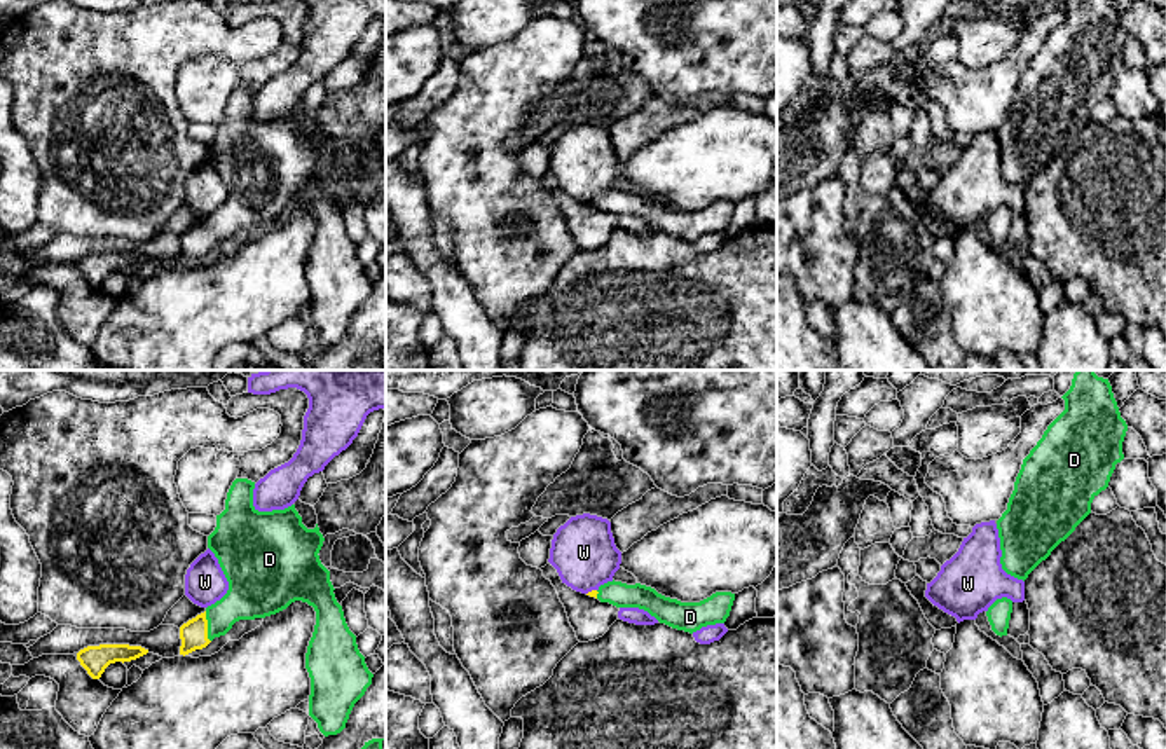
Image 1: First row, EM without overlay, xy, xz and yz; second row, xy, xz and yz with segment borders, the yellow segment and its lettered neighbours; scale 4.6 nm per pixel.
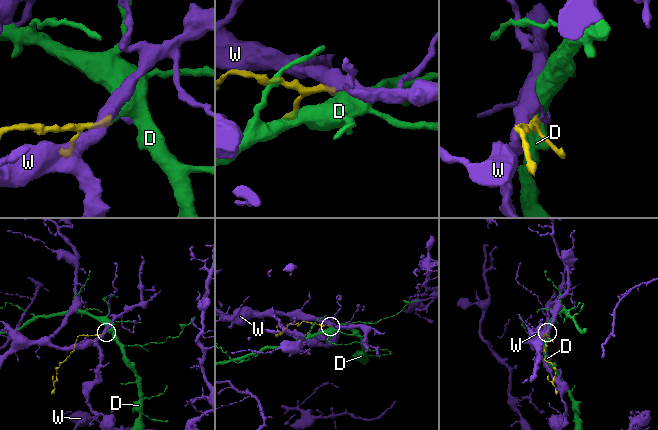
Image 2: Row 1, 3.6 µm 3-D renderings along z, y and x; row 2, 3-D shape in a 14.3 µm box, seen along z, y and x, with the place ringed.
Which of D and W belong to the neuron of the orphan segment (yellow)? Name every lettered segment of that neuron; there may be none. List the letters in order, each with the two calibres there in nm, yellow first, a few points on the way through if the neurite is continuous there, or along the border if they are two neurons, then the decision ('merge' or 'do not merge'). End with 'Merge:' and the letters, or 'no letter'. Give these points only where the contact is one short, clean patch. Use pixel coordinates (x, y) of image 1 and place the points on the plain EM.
D: 130 nm thick on the yellow side, 220 nm on the other; merge
W: 30 nm thick on the yellow side, 300 nm on the other; border along xz (596, 198), (587, 203); do not merge
Merge: D

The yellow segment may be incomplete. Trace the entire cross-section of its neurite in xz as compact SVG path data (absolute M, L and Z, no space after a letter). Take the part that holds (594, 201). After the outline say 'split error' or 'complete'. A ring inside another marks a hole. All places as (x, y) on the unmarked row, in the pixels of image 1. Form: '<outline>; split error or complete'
M614 189L586 204L616 216L644 218L660 232L689 243L707 234L724 232L735 210L731 201L716 201L700 211L681 211L658 203L651 196L641 192L627 194Z; split error

